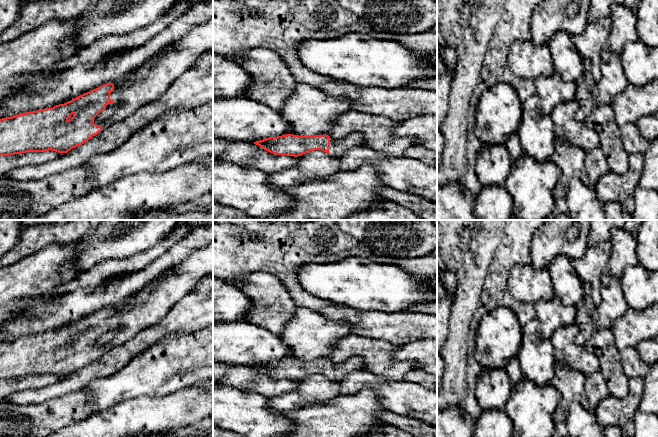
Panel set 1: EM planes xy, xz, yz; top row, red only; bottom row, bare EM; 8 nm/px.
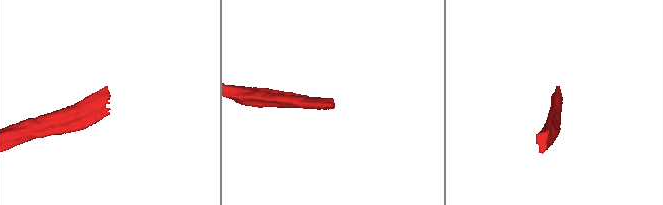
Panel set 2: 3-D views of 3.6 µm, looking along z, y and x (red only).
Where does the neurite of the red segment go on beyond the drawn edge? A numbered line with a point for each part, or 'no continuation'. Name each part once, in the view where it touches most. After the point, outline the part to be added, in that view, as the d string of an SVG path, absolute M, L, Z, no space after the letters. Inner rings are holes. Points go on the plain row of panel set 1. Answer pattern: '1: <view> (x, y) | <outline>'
1: xy (129, 318) | M213 241L197 248L190 256L173 268L165 271L155 282L155 288L150 293L148 300L141 303L133 303L132 296L122 303L115 305L114 315L110 317L113 328L107 328L106 332L115 331L116 335L111 344L118 346L124 344L134 335L161 320L172 306L189 294L194 287L205 277L213 273Z

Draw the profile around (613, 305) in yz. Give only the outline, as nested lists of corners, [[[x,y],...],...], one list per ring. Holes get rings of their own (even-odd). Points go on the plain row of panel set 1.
[[[604,272],[599,286],[601,304],[594,313],[594,321],[598,329],[612,329],[614,322],[628,310],[622,282],[619,278]]]

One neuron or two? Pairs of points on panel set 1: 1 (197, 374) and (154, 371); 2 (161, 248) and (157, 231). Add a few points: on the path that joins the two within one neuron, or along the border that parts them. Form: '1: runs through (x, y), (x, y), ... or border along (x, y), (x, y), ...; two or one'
1: runs through (186, 371), (165, 371); one
2: border along (174, 230), (155, 244), (138, 252); two

